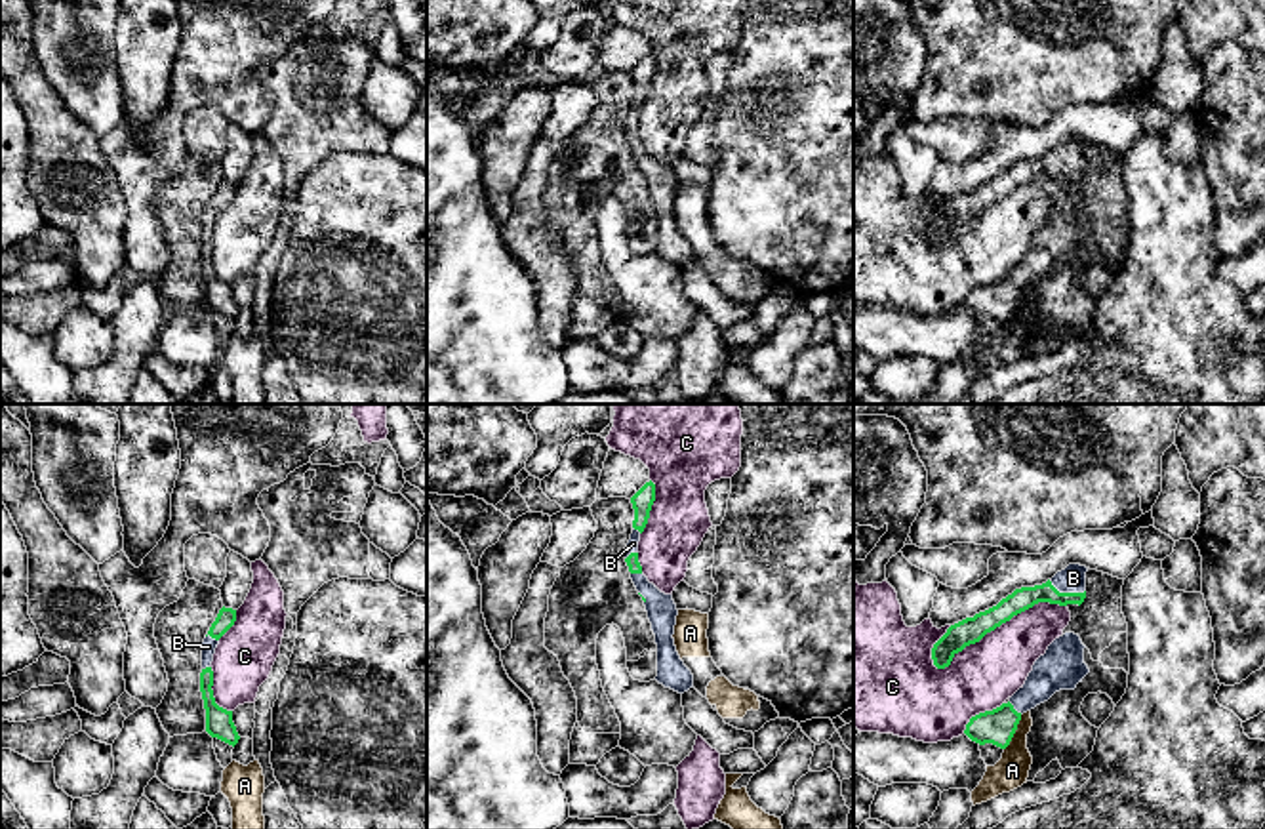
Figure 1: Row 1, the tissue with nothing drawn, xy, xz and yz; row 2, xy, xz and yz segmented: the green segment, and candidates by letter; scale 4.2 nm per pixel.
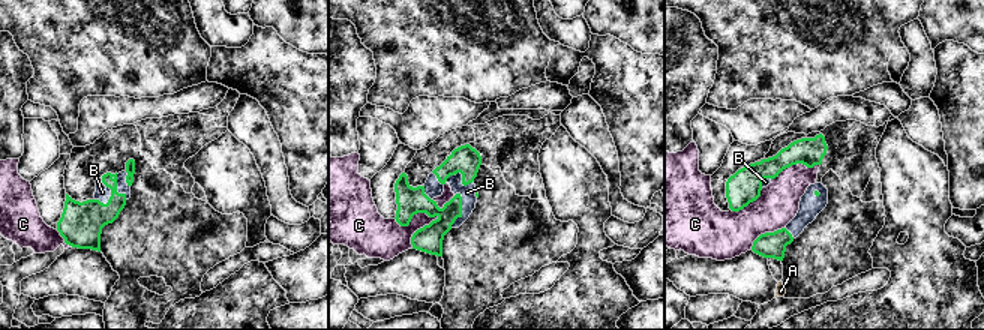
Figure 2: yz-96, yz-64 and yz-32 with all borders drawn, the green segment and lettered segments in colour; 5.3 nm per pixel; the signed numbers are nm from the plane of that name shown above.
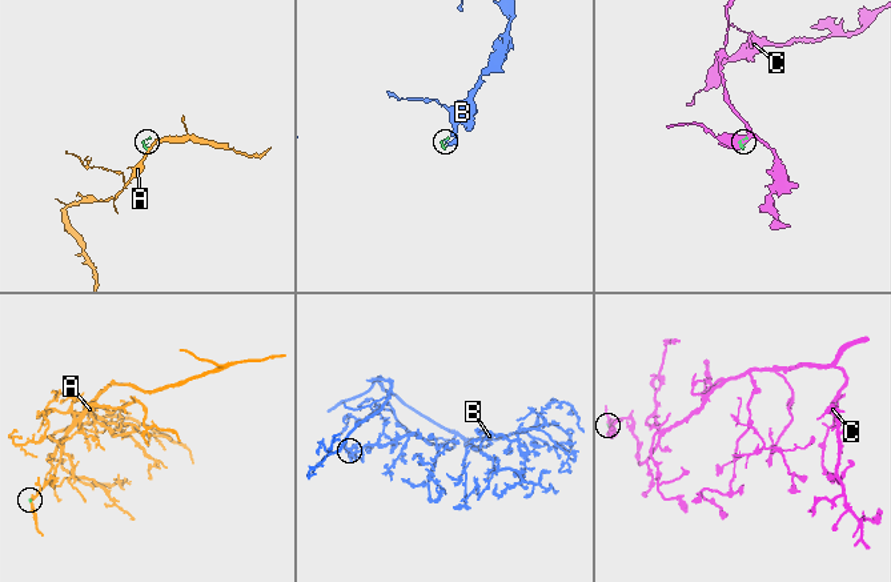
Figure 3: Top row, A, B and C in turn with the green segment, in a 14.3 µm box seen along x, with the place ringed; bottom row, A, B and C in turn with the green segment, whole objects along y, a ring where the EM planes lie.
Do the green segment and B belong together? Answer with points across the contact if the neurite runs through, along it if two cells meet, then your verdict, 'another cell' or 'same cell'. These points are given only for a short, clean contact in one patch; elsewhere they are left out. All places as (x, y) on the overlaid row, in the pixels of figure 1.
same cell

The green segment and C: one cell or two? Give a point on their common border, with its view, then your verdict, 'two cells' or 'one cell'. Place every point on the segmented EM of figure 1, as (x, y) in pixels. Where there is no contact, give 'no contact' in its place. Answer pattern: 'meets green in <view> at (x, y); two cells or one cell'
meets green in yz at (997, 626); two cells

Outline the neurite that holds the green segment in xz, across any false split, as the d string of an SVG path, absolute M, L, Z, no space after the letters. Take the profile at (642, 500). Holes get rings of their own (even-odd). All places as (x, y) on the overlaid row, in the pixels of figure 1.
M646 482L632 497L634 520L632 534L625 547L625 562L631 572L631 579L644 600L648 619L652 623L652 631L655 635L657 644L657 677L655 680L665 688L671 688L678 694L693 688L693 675L680 659L674 646L674 625L676 625L676 604L673 595L661 593L648 577L642 574L642 566L638 562L638 541L644 532L652 505L655 501L655 484Z

